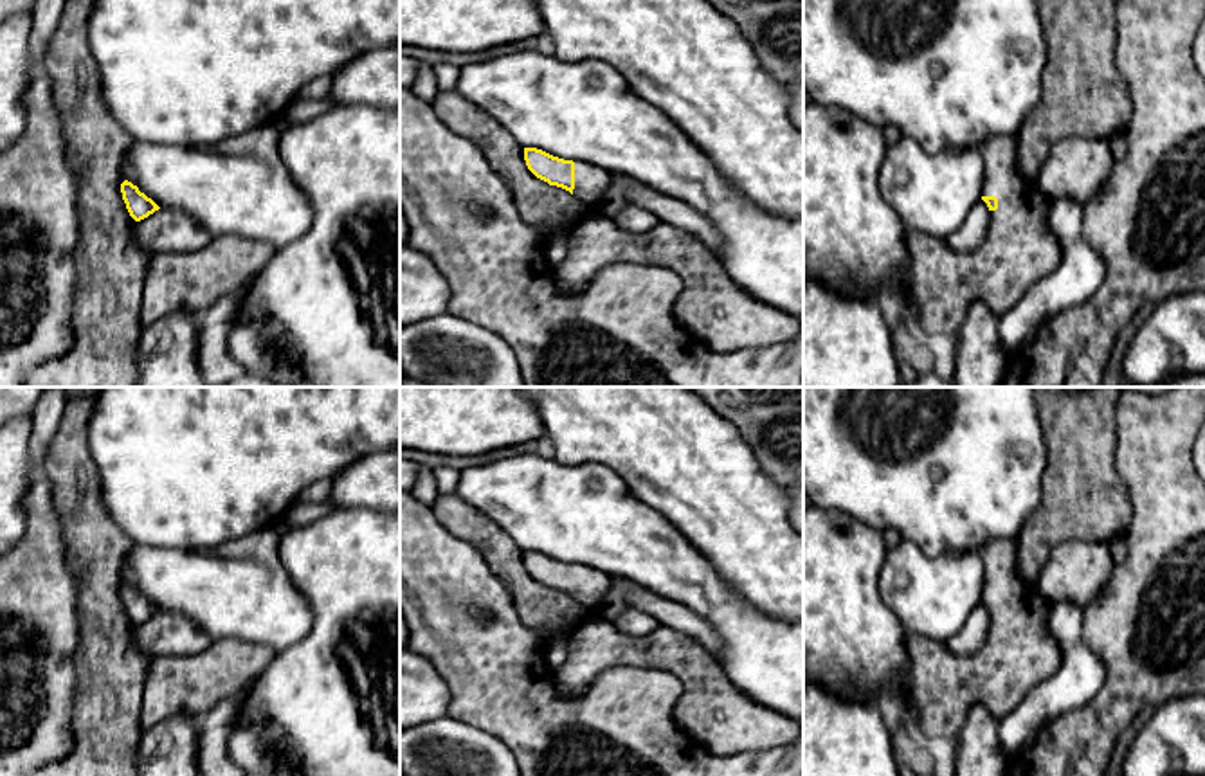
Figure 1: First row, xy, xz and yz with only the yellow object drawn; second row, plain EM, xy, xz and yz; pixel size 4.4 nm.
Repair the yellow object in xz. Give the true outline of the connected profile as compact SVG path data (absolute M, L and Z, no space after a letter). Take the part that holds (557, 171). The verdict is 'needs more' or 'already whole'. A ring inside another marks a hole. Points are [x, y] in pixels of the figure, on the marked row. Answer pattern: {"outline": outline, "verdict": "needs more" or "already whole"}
{"outline": "M524 148L528 169L549 185L562 187L585 207L585 218L598 214L598 205L612 184L612 175L582 160L564 160L537 148Z", "verdict": "needs more"}

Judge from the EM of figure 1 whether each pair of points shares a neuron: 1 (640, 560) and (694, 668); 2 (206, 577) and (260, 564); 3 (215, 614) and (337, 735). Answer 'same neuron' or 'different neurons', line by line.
1: different neurons
2: same neuron
3: different neurons

